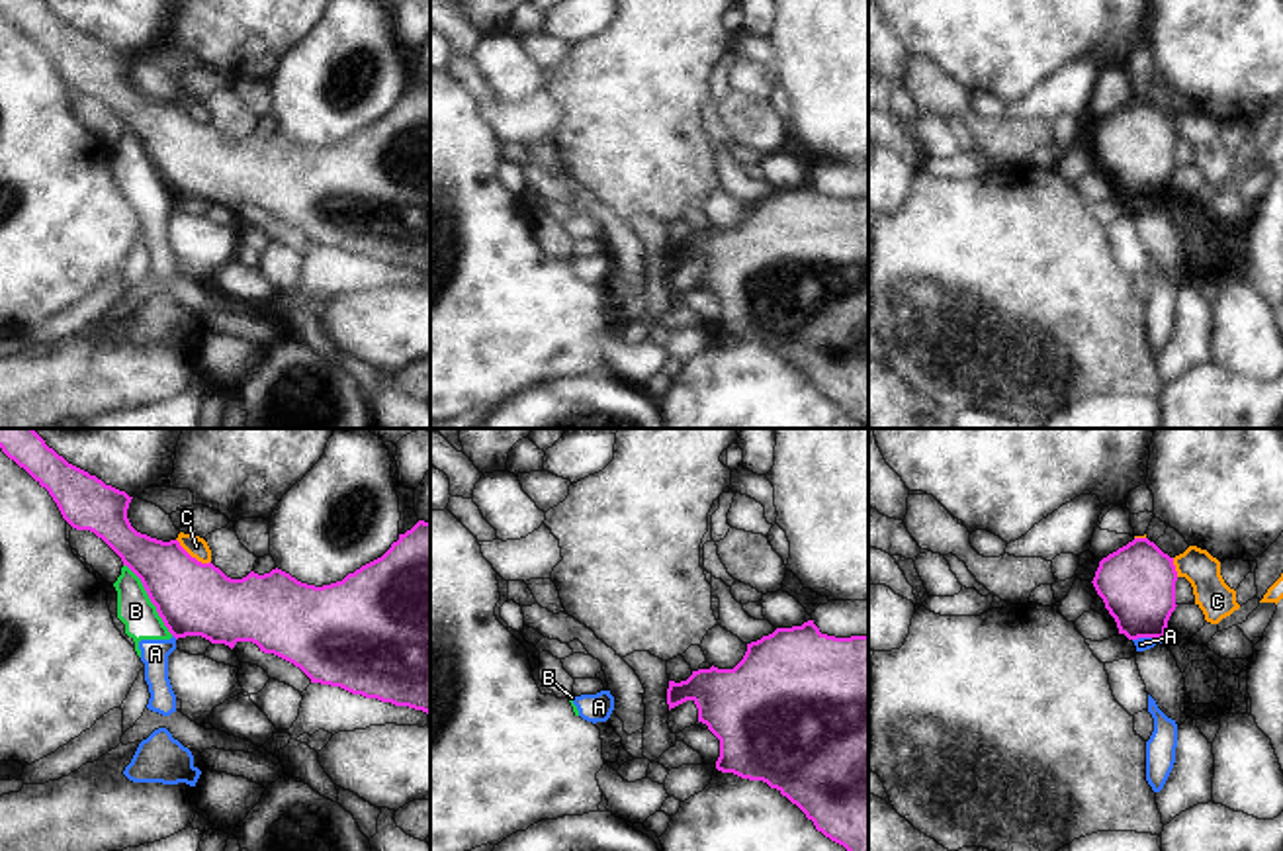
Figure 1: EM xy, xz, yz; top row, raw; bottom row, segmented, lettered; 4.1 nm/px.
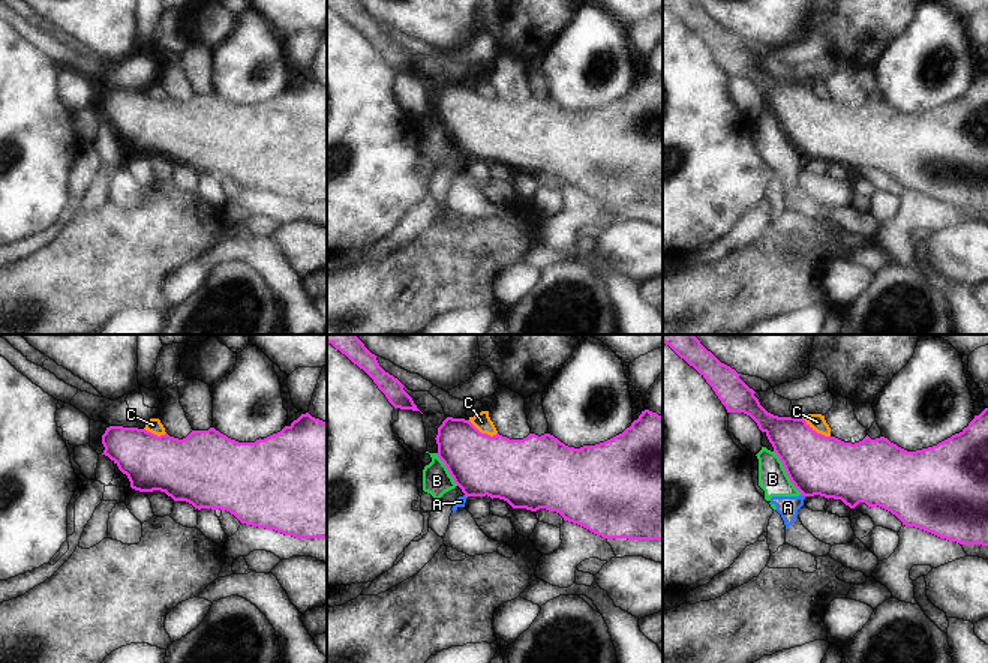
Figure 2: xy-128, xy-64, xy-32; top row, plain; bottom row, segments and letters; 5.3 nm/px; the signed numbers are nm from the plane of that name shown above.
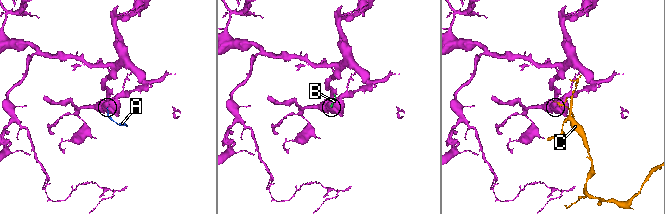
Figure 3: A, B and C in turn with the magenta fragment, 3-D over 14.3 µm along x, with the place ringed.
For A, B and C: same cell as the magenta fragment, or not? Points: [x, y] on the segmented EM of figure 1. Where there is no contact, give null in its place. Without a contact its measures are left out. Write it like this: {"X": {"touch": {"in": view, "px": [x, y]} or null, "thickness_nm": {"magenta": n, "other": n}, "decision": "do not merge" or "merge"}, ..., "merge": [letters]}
{"A": {"touch": {"in": "yz", "px": [1147, 636]}, "thickness_nm": {"magenta": 320, "other": 50}, "decision": "do not merge"}, "B": {"touch": {"in": "xy", "px": [149, 597]}, "thickness_nm": {"magenta": 300, "other": 150}, "decision": "do not merge"}, "C": {"touch": {"in": "xy", "px": [190, 556]}, "thickness_nm": {"magenta": 300, "other": 90}, "decision": "do not merge"}, "merge": []}

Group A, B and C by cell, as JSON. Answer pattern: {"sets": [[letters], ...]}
{"sets": [["A", "B"], ["C"]]}

